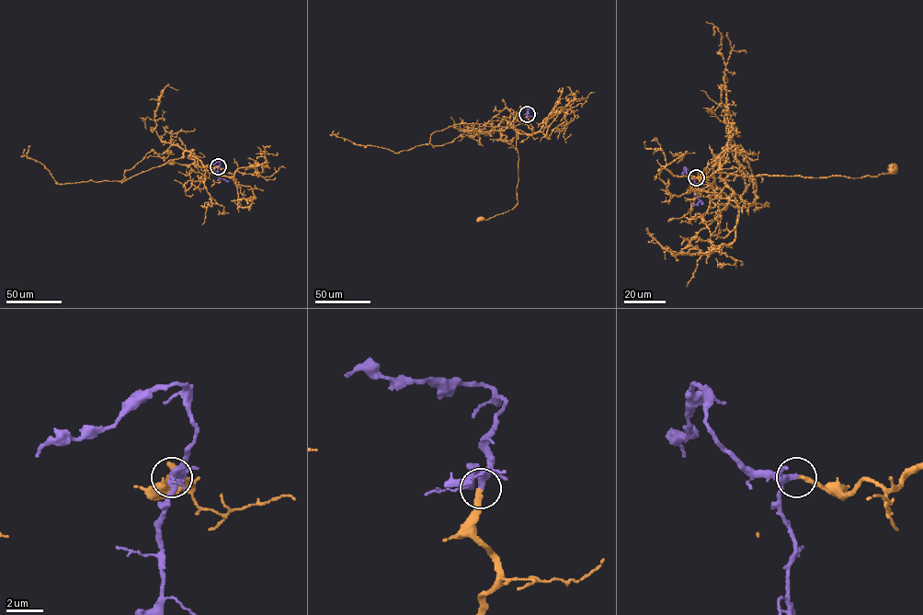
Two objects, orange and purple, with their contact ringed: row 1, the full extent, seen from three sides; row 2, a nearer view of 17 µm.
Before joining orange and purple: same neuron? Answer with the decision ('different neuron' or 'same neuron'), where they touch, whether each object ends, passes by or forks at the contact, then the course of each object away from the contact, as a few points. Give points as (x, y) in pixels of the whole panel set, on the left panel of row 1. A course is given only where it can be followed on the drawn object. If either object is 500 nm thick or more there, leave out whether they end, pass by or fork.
same neuron | (218, 166) | orange ends | purple passes by | orange via (219, 166), (205, 168), (210, 165), (171, 163) | purple via (219, 166), (219, 177), (227, 181)

